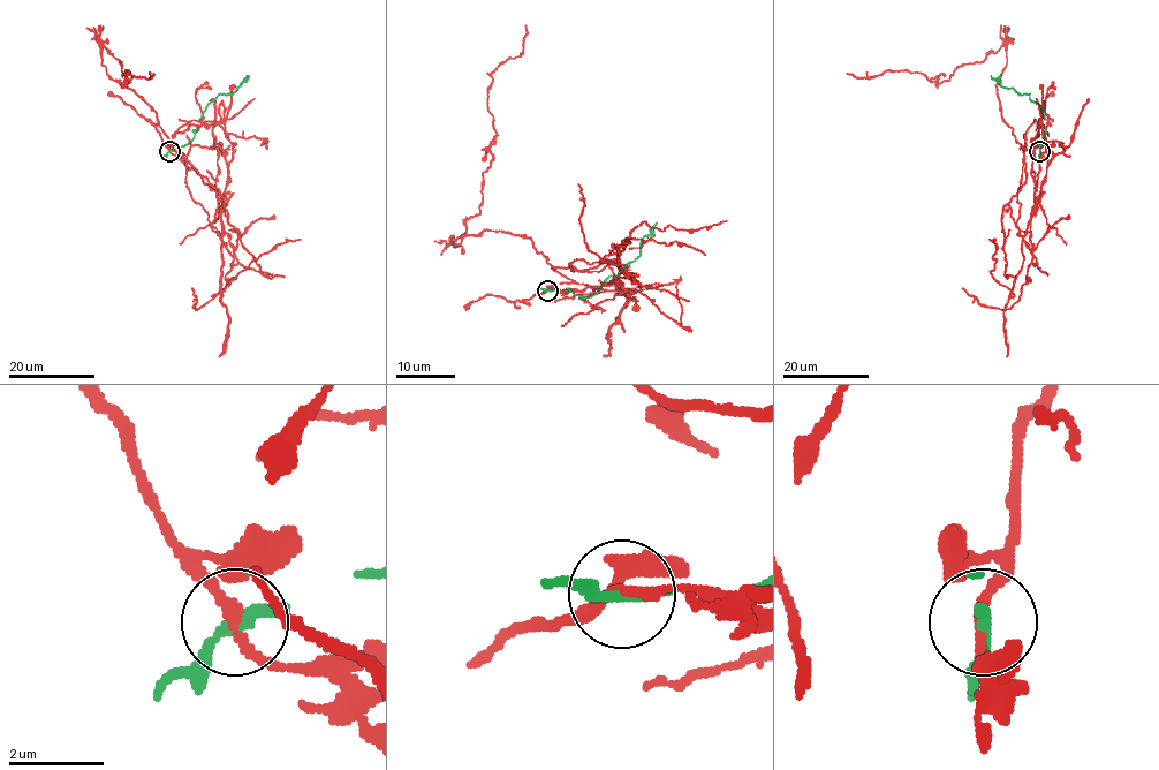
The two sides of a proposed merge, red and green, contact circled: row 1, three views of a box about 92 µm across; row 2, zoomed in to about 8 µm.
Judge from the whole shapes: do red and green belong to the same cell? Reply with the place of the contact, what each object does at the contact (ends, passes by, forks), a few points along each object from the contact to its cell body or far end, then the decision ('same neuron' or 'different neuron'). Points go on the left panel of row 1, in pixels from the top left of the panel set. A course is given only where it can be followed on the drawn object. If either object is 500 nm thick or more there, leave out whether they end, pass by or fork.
at (169, 151); red passes by; green ends there; red runs (169, 150), (216, 193), (220, 236), (186, 160), (101, 47), (127, 83), (125, 70), (152, 73); green runs (169, 150), (184, 146), (194, 137), (198, 119), (212, 100), (219, 95), (230, 95), (249, 76); different neuron

